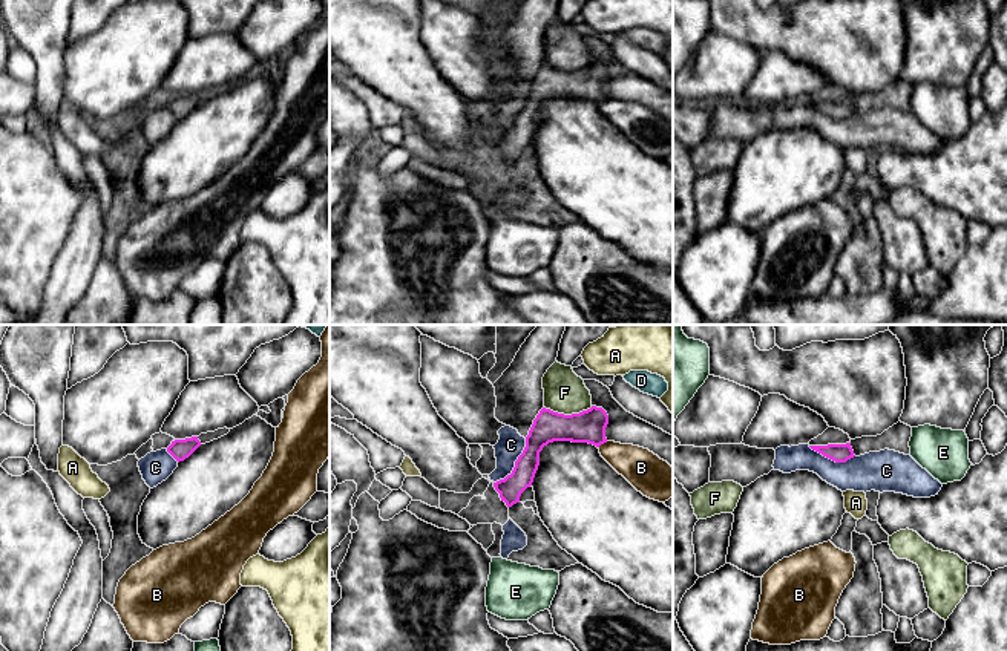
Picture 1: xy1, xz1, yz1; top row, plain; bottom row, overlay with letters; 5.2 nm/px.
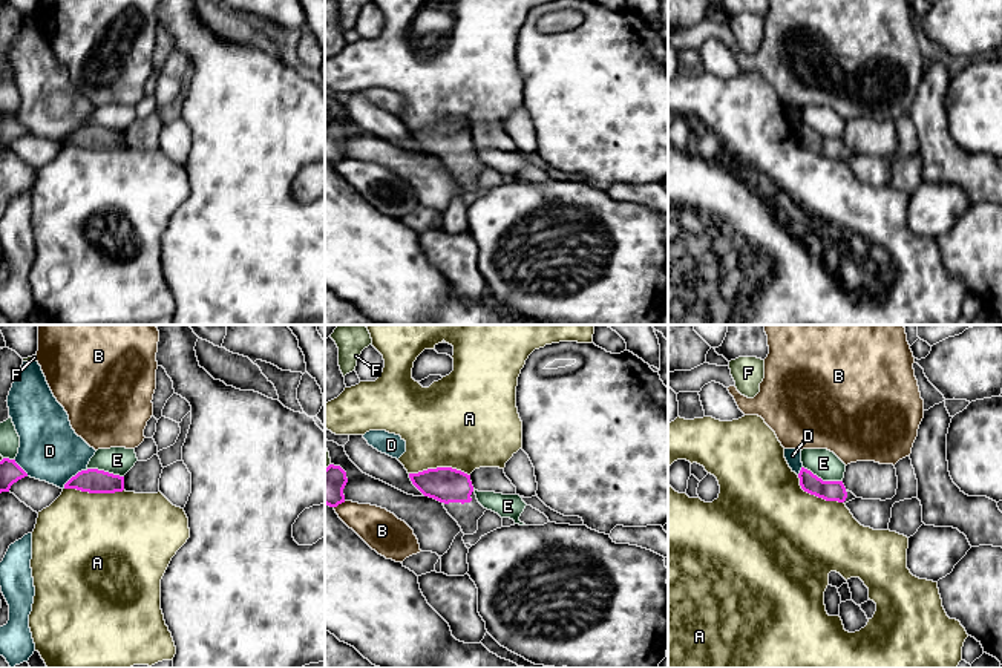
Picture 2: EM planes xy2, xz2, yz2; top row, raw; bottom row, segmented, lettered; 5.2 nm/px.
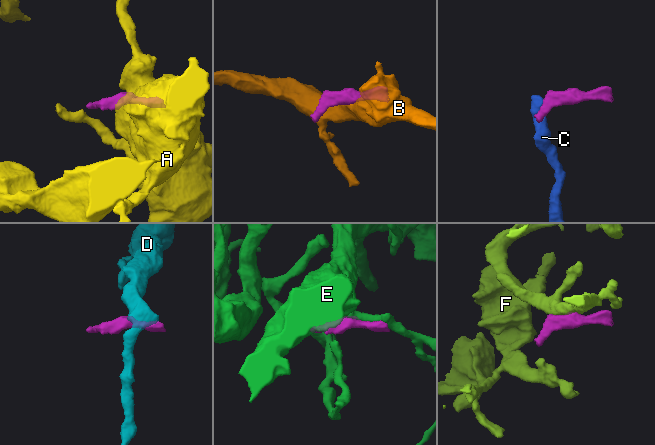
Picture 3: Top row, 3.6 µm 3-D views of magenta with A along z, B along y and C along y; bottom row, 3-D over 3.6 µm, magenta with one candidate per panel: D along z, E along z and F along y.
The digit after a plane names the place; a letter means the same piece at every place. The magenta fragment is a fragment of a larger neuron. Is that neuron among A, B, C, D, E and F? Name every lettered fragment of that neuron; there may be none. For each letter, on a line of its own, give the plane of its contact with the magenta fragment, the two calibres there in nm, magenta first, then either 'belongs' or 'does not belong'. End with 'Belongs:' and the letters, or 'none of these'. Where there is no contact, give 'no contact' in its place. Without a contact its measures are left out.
A: xz2 | 190/460 nm | does not belong
B: xz1 | 180/200 nm | does not belong
C: xz1 | 150/140 nm | does not belong
D: xy2 | 130/320 nm | does not belong
E: yz2 | 110/150 nm | does not belong
F: xz1 | 180/220 nm | does not belong
Belongs: none of these

